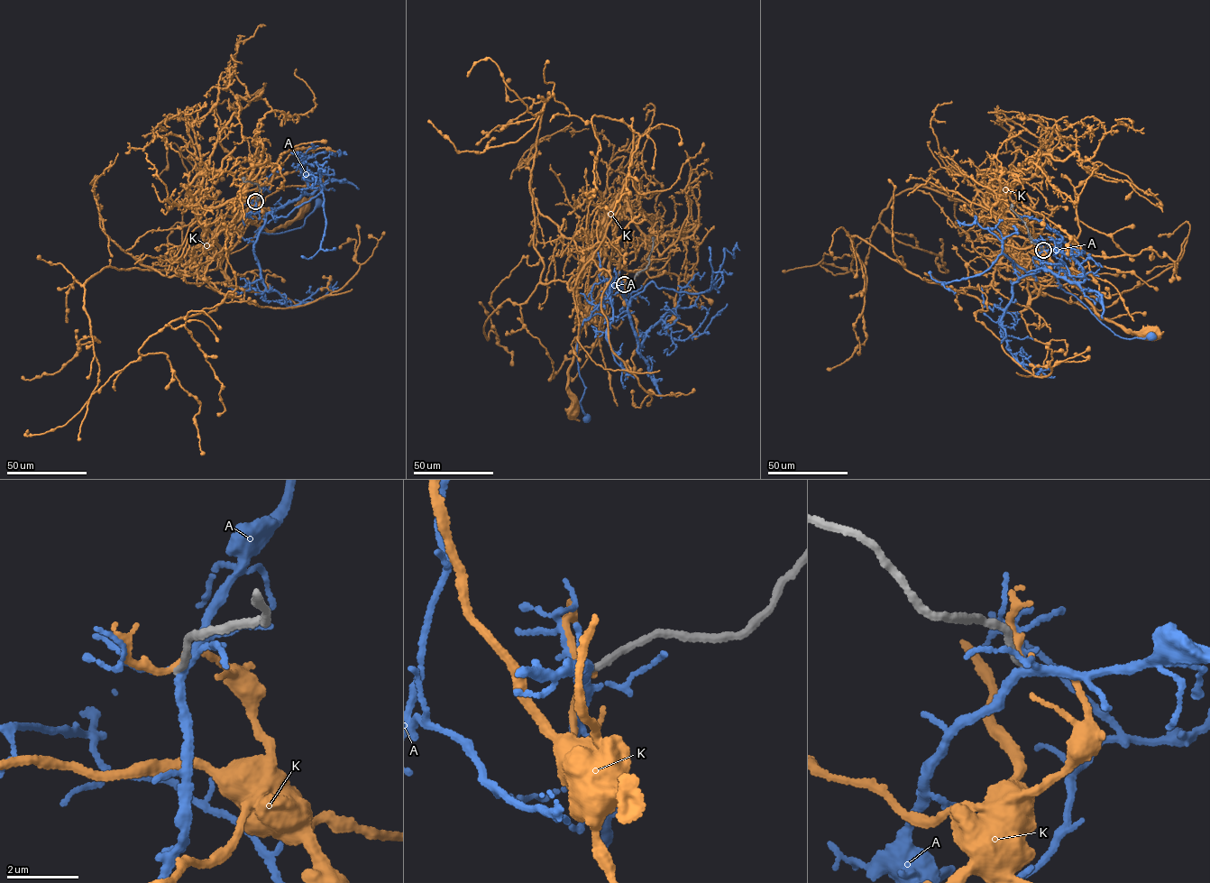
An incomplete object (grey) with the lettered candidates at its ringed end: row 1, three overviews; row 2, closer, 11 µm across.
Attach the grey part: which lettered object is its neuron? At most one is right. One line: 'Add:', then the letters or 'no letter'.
Add: no letter

